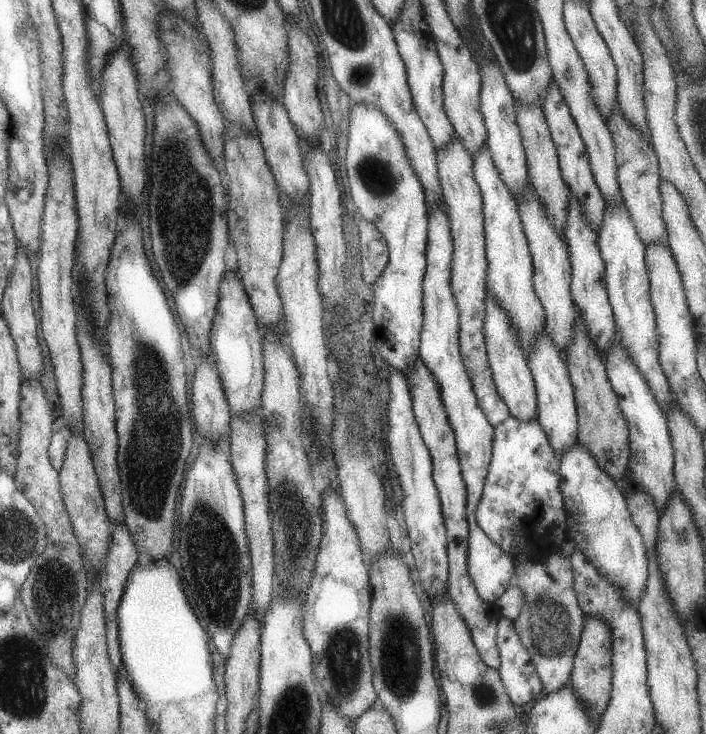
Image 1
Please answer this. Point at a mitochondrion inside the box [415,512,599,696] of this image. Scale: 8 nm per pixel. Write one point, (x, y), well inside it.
(547, 624)

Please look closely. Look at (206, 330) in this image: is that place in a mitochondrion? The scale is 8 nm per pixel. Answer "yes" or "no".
no

